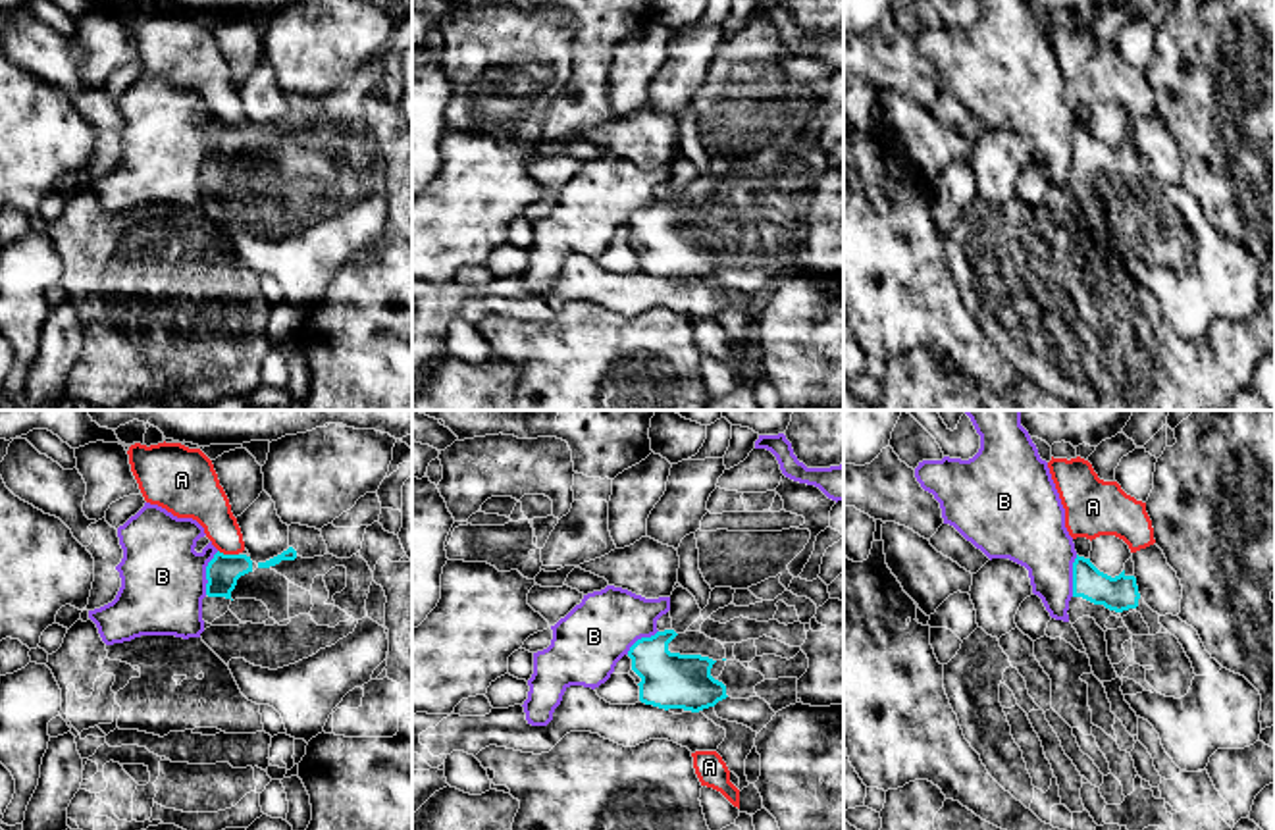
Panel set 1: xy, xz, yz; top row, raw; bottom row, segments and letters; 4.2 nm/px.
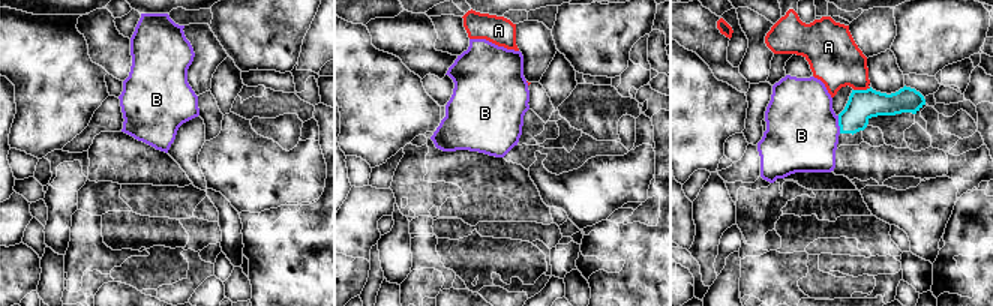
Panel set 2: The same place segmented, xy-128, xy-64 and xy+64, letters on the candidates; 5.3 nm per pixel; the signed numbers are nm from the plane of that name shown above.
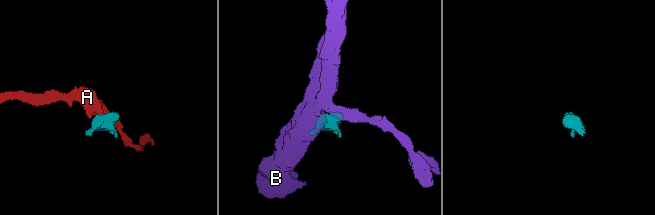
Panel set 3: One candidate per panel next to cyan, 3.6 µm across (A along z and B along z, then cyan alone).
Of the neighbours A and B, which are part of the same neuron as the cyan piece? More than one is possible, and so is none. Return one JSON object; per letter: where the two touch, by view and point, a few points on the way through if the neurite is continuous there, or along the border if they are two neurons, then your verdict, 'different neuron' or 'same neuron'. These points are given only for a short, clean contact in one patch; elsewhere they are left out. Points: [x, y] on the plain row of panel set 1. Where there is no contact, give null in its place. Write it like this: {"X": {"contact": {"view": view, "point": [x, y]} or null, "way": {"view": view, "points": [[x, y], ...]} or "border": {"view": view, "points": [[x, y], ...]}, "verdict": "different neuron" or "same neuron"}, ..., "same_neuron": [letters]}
{"A": {"contact": {"view": "xy", "point": [228, 124]}, "border": {"view": "xy", "points": [[218, 118], [237, 124]]}, "verdict": "different neuron"}, "B": {"contact": {"view": "xy", "point": [207, 141]}, "border": {"view": "xy", "points": [[218, 120], [207, 135], [205, 162]]}, "verdict": "different neuron"}, "same_neuron": []}

